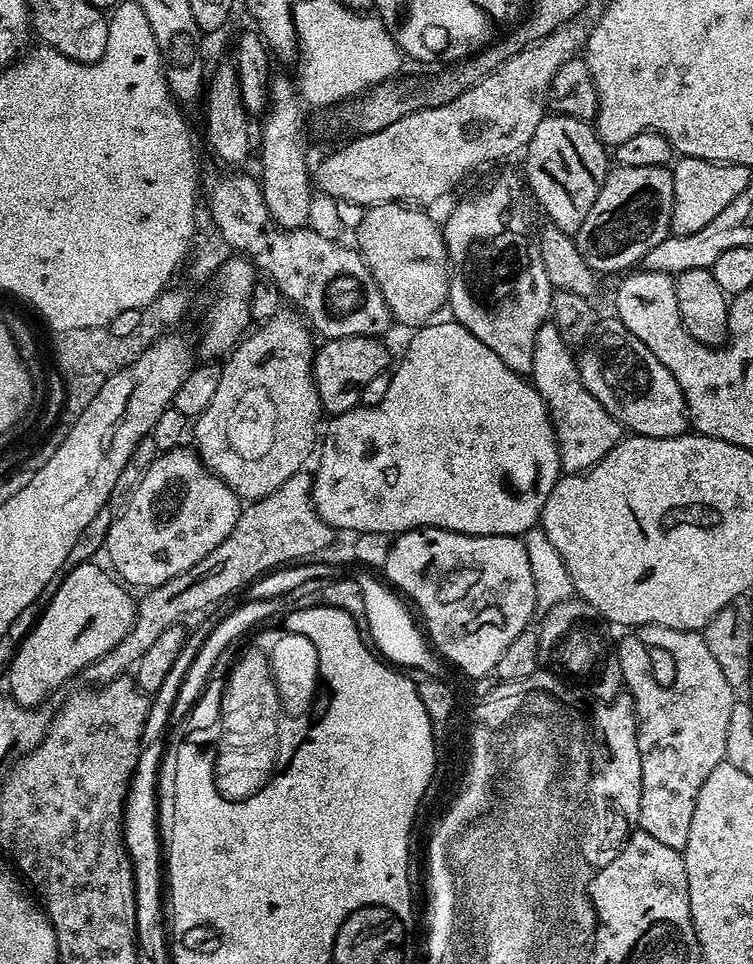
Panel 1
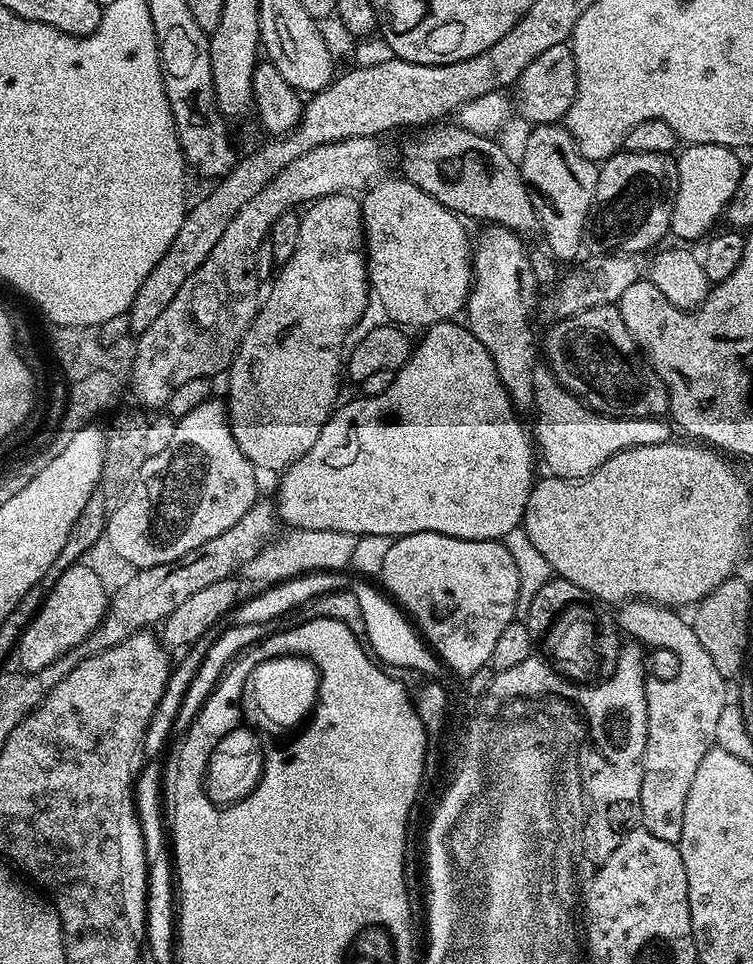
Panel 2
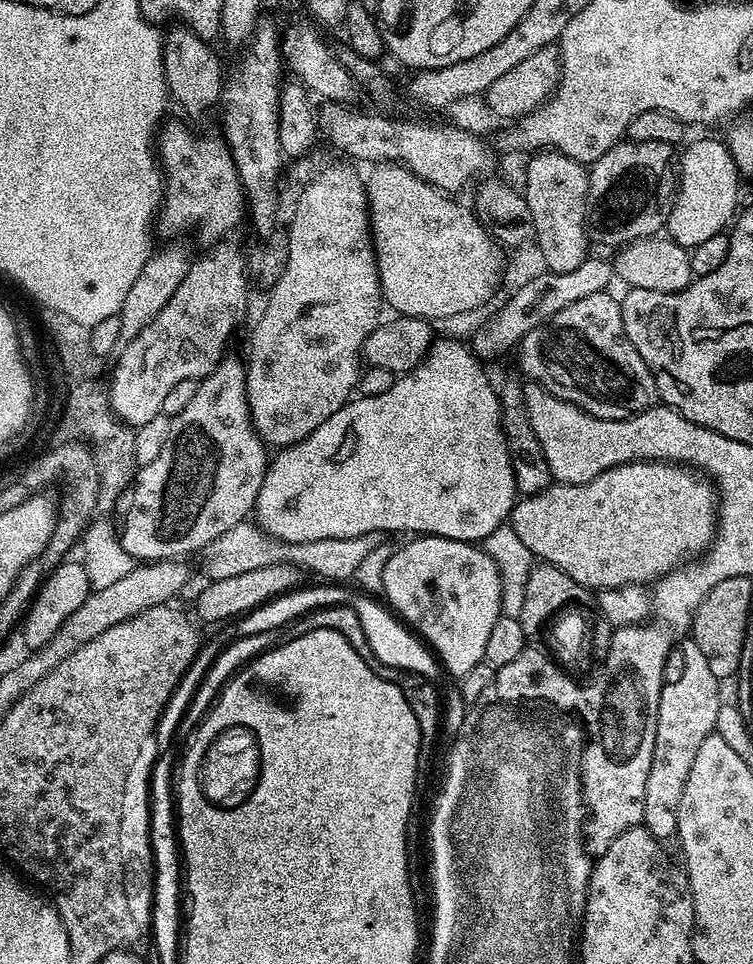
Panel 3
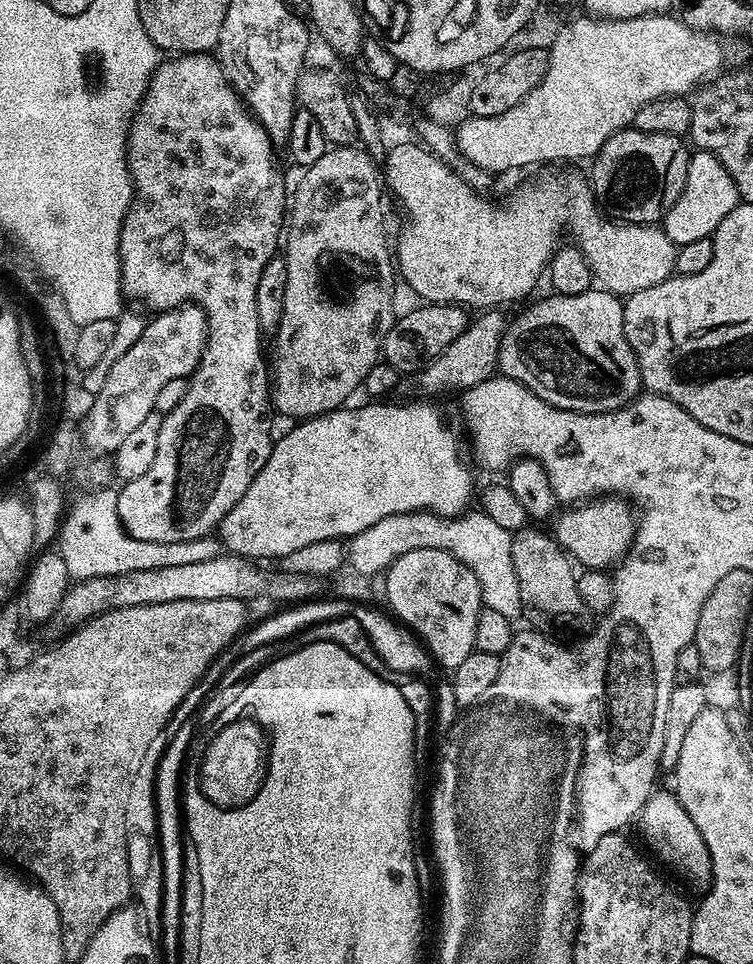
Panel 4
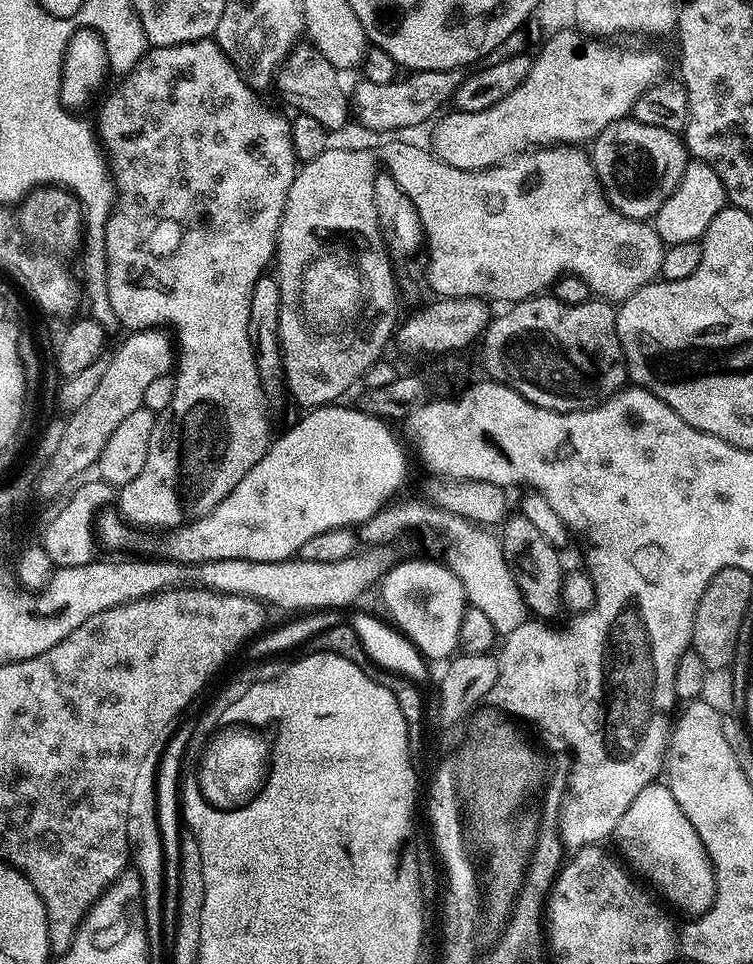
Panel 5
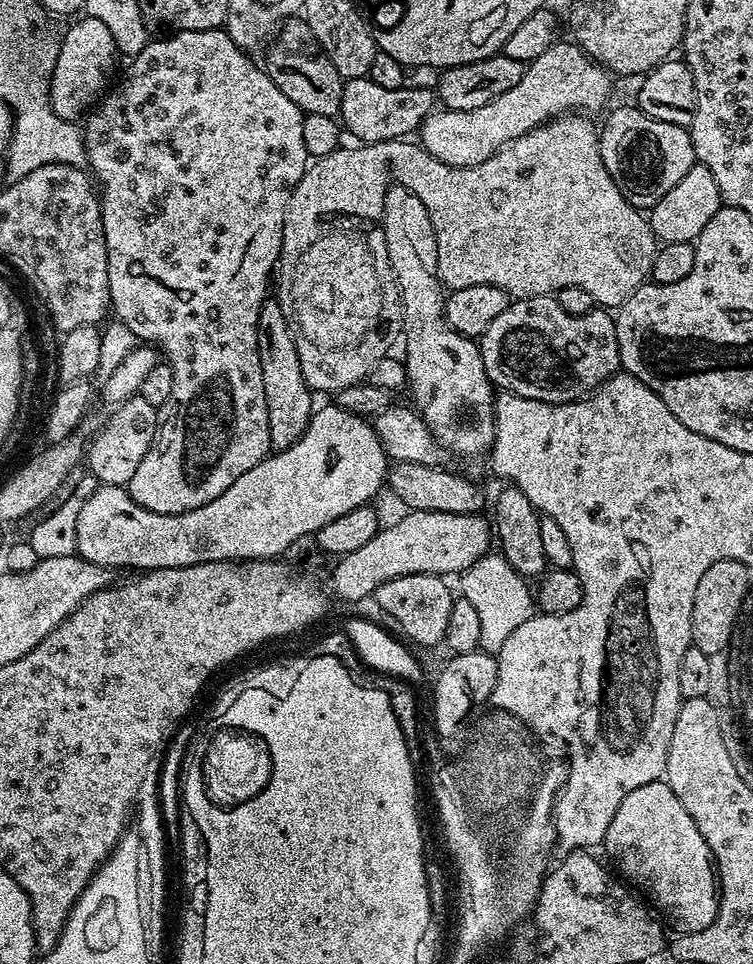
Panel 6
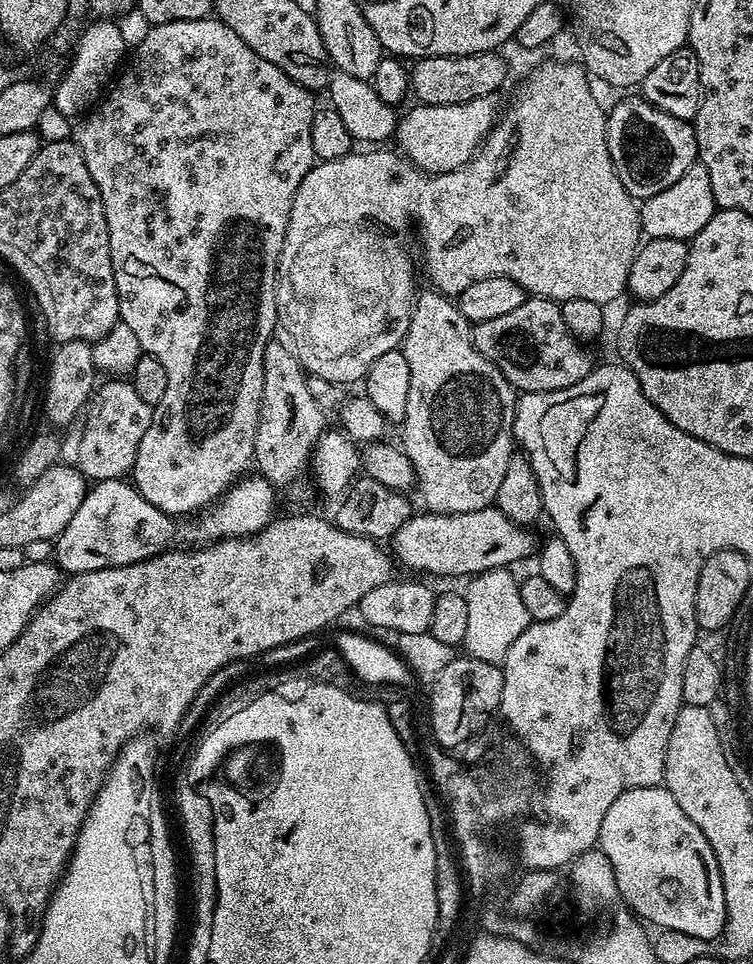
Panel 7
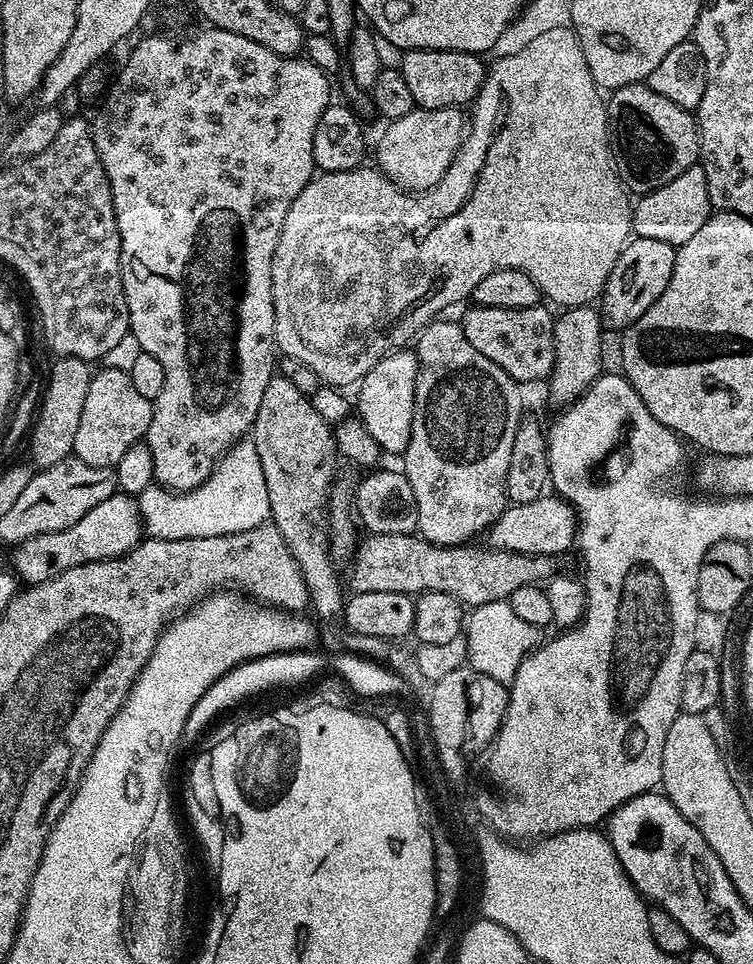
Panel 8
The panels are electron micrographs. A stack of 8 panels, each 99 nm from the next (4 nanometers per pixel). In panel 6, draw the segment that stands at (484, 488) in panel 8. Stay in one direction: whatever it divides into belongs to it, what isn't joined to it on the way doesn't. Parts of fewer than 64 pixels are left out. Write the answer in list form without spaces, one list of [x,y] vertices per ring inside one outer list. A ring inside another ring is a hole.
[[[394,184],[386,190],[385,204],[387,213],[384,215],[384,223],[388,225],[389,252],[396,266],[392,278],[400,288],[400,306],[404,309],[402,344],[404,340],[405,354],[402,359],[408,370],[407,387],[412,388],[411,403],[441,449],[449,448],[456,456],[480,456],[483,452],[485,455],[491,449],[492,439],[496,437],[494,385],[484,369],[479,343],[473,337],[458,334],[446,326],[443,317],[446,296],[442,285],[433,279],[433,271],[428,265],[428,257],[433,252],[433,230],[429,227],[428,211],[417,195],[410,194],[409,190],[404,192],[404,188],[400,189]]]

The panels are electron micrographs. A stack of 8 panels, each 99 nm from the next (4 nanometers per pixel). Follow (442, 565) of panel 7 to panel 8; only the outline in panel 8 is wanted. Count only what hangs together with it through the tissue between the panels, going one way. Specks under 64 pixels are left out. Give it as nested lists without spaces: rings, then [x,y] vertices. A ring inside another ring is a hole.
[[[555,494],[538,498],[534,502],[512,504],[492,523],[486,533],[487,543],[501,552],[517,552],[527,556],[559,557],[568,547],[573,547],[578,532],[576,509],[567,500]]]

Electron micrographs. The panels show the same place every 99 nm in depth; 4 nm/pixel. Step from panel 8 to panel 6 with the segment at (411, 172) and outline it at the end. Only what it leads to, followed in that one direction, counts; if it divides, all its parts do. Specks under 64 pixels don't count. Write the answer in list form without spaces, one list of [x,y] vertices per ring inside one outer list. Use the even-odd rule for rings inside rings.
[[[555,42],[552,44],[537,60],[533,60],[525,67],[522,82],[518,82],[518,86],[506,90],[506,94],[498,94],[498,98],[494,98],[494,102],[486,102],[486,106],[478,106],[478,110],[473,112],[431,111],[418,129],[419,143],[434,159],[440,161],[441,164],[448,165],[449,168],[473,168],[486,162],[486,158],[493,156],[502,146],[514,142],[514,138],[534,130],[540,124],[547,124],[548,121],[568,113],[593,114],[592,112],[598,111],[607,102],[608,95],[612,92],[613,77],[601,64],[591,60],[575,42],[567,43]]]

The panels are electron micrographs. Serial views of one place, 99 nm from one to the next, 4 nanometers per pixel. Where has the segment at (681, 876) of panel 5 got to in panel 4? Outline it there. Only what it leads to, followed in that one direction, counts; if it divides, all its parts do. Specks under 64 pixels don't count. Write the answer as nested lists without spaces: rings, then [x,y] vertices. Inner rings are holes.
[[[653,793],[646,802],[638,817],[638,825],[644,831],[644,840],[656,851],[655,859],[669,864],[680,876],[693,880],[696,884],[707,885],[712,879],[712,855],[704,839],[698,834],[694,822],[686,814],[682,802],[678,802],[675,794]]]

